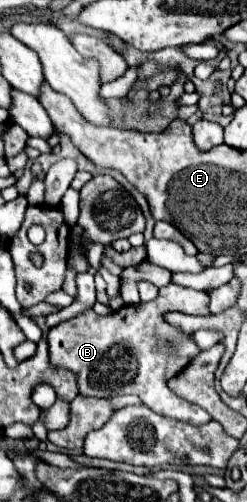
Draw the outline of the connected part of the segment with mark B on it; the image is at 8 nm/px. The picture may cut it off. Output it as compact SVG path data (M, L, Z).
M170 283L160 289L154 301L124 305L110 315L96 315L92 309L86 309L50 329L50 363L54 367L70 369L76 373L80 395L136 395L142 399L142 403L164 417L204 425L210 421L208 413L202 407L174 395L174 391L166 387L170 377L176 377L186 365L190 365L200 349L192 335L182 333L174 325L166 323L164 315L172 311L186 315L208 315L208 301L210 297L204 291L194 291Z

